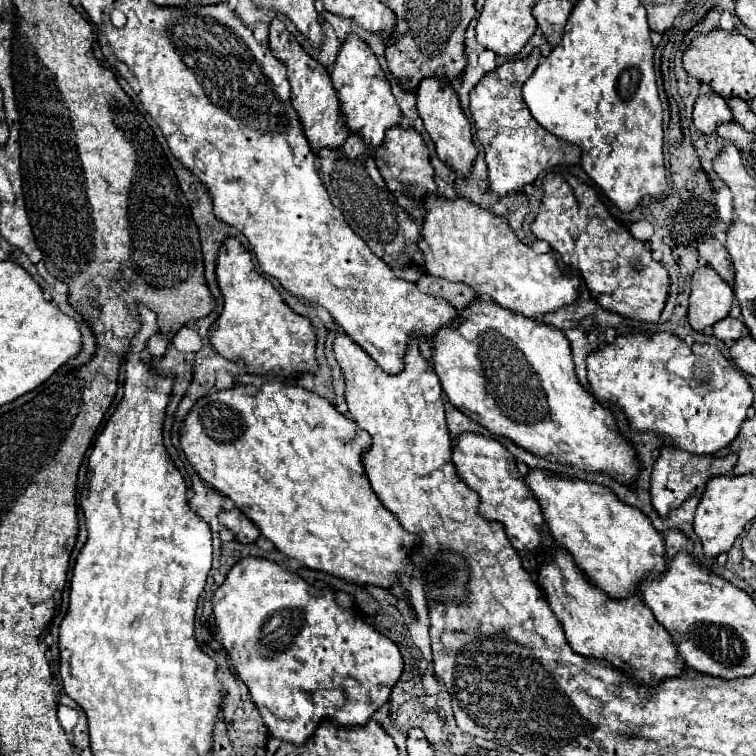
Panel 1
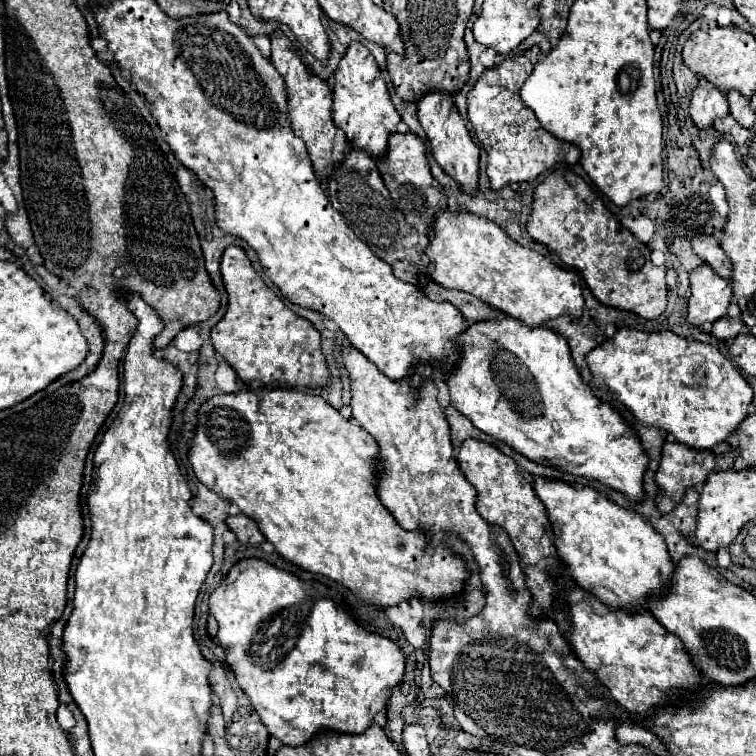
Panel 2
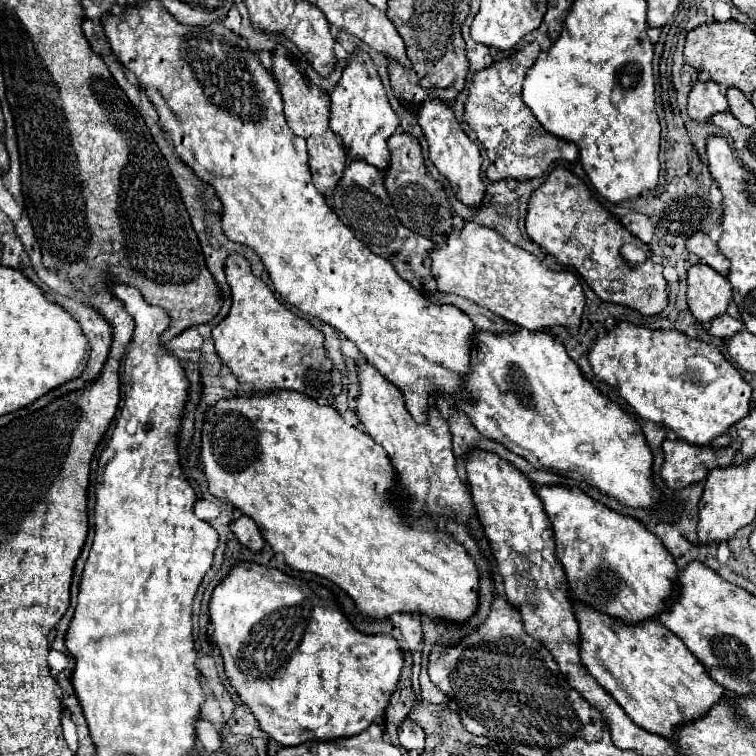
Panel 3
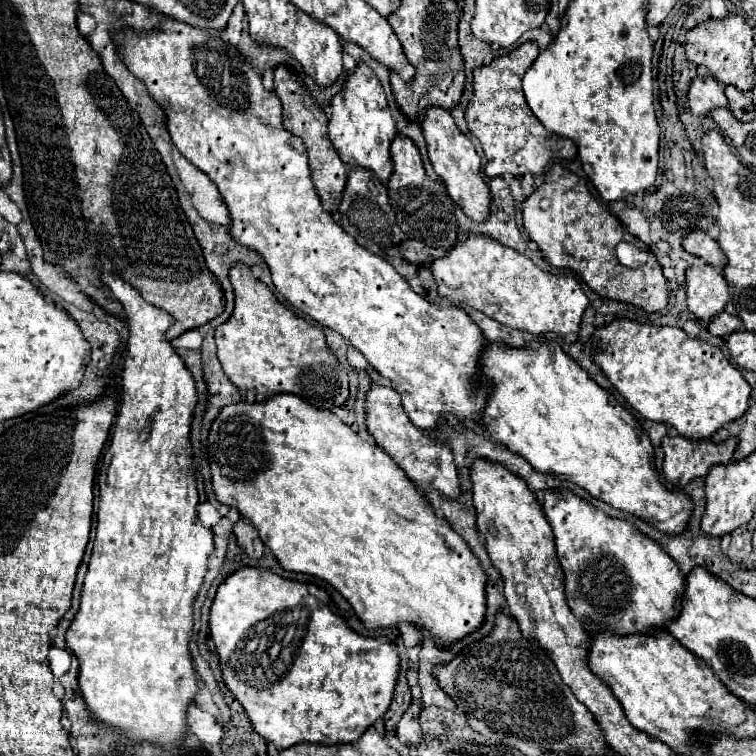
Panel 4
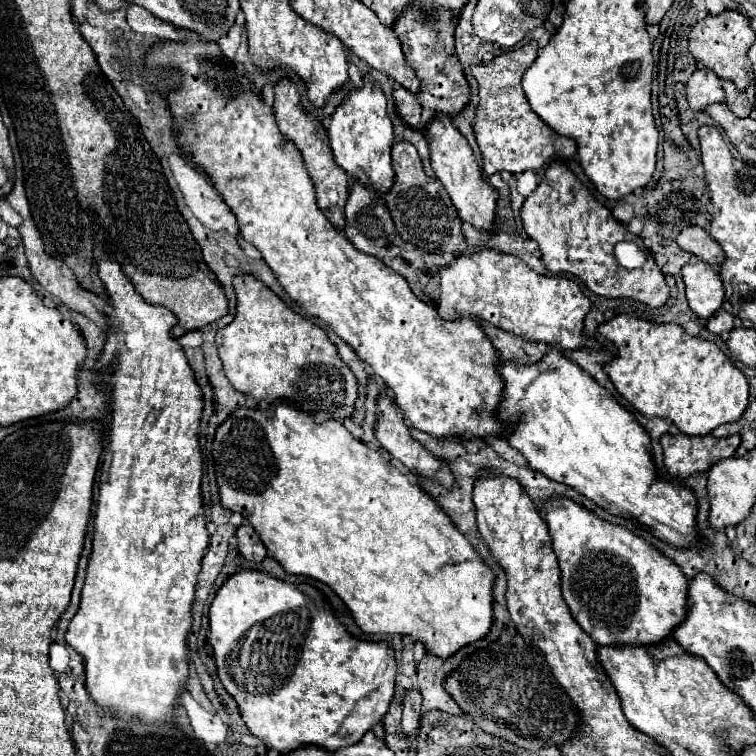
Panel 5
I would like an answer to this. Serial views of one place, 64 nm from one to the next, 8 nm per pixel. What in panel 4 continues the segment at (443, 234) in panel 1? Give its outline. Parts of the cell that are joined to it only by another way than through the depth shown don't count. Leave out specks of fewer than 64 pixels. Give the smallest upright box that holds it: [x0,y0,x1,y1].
[432,234,588,344]

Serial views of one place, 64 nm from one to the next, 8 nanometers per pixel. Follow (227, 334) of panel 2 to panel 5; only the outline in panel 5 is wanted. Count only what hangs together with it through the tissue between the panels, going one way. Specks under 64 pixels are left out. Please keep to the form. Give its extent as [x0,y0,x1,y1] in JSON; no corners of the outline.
[216,274,358,422]

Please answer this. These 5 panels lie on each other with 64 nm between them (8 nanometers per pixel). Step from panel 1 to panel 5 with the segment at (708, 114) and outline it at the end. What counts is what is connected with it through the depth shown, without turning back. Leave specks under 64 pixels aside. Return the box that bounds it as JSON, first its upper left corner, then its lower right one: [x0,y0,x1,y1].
[686,66,724,110]

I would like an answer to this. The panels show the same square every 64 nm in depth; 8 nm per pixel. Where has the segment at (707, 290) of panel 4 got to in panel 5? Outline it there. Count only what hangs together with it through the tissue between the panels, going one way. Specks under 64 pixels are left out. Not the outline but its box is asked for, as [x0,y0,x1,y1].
[682,262,724,318]

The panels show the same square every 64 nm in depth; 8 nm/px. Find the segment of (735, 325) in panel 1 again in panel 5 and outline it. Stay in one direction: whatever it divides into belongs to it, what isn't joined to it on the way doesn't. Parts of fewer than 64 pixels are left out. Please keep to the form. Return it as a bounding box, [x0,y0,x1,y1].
[706,310,736,336]

